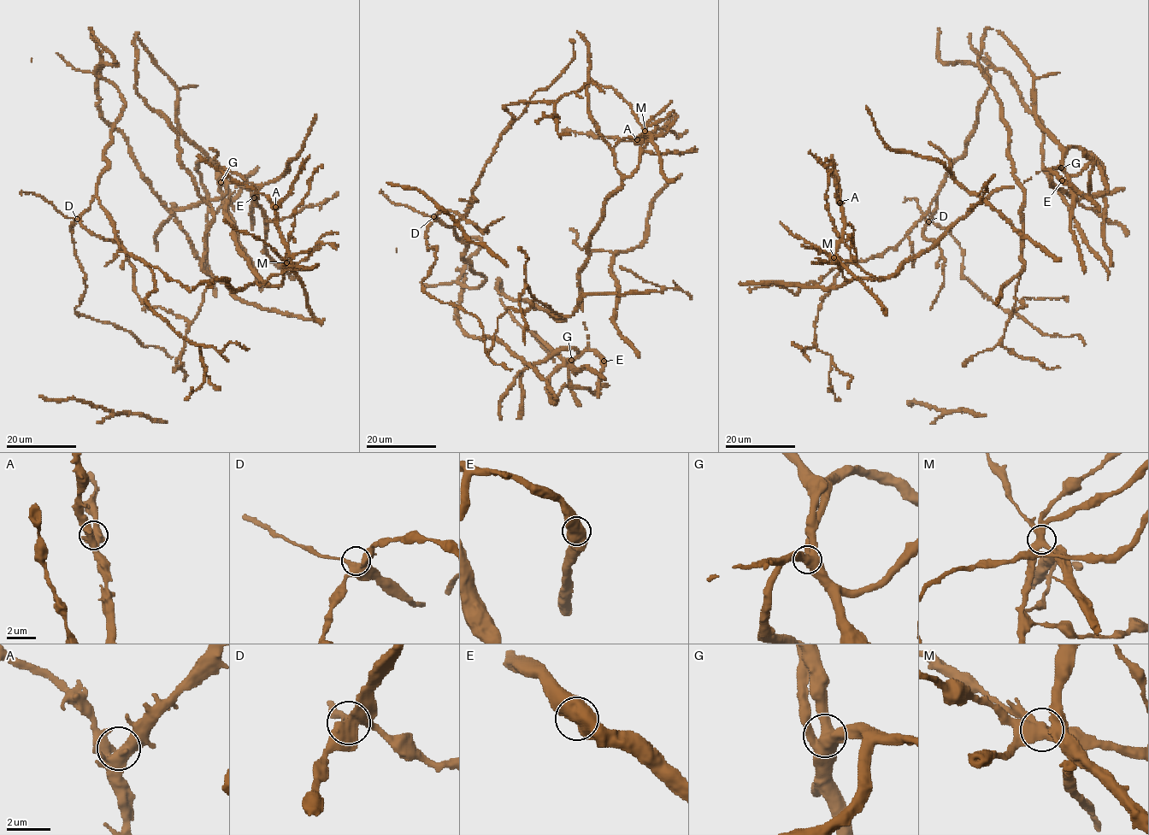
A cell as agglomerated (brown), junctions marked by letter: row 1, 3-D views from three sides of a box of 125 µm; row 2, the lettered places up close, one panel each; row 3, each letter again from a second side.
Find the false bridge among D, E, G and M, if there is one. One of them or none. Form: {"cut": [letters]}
{"cut": []}

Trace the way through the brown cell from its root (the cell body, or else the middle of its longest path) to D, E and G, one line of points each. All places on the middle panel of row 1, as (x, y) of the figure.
D: (497, 340), (473, 338), (458, 322), (458, 279), (471, 288), (486, 279), (433, 216)
E: (497, 340), (546, 382), (555, 402), (548, 390), (549, 379), (555, 371), (586, 350), (598, 355), (603, 361)
G: (497, 340), (546, 382), (555, 402), (548, 390), (549, 379), (571, 360)

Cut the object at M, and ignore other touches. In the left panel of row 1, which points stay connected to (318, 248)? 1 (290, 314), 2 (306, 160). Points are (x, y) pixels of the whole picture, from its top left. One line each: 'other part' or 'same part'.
1: same part
2: other part

